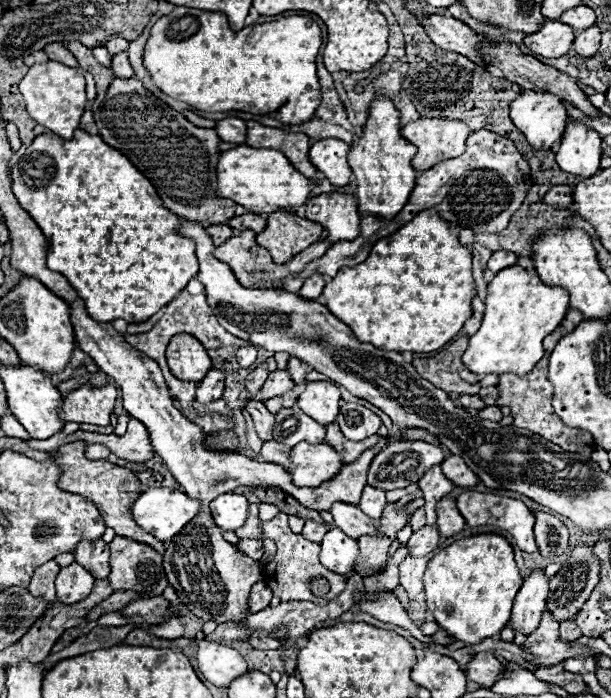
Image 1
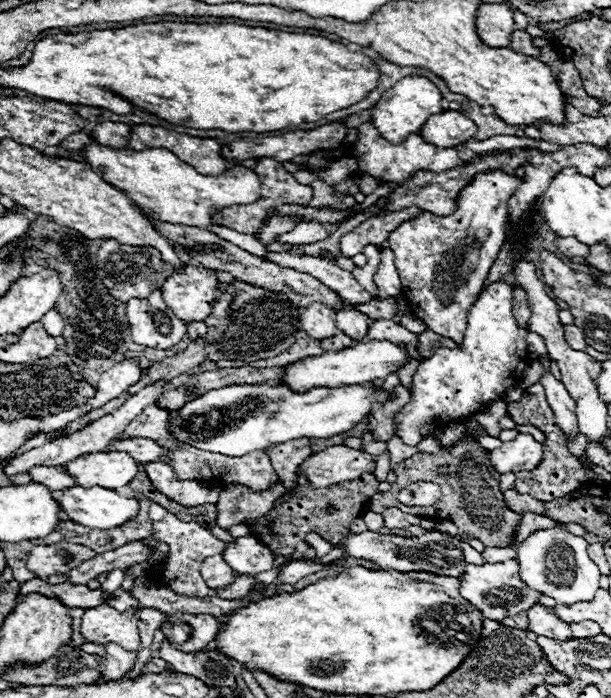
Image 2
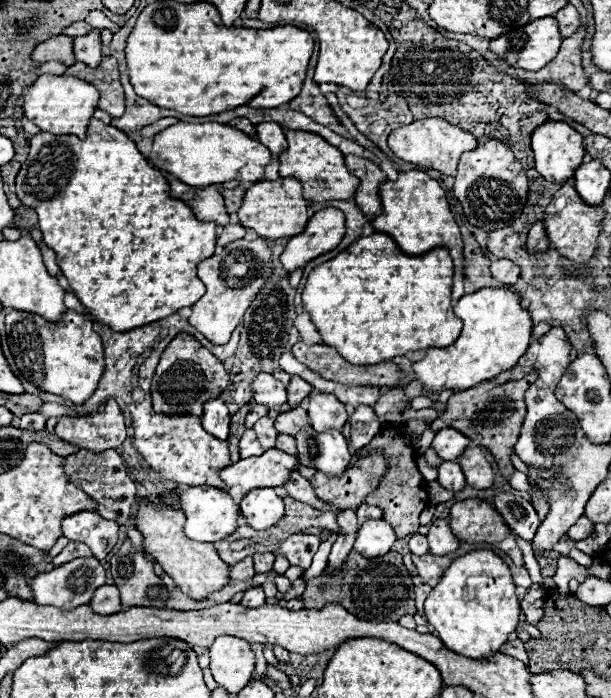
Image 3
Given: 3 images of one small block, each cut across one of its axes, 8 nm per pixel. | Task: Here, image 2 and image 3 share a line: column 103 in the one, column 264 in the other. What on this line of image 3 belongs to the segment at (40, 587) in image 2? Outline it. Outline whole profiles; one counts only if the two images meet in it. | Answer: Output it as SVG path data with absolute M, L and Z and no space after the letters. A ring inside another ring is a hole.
M252 588L252 590L246 590L244 598L242 598L242 606L246 608L257 608L262 606L266 602L266 594L262 588Z

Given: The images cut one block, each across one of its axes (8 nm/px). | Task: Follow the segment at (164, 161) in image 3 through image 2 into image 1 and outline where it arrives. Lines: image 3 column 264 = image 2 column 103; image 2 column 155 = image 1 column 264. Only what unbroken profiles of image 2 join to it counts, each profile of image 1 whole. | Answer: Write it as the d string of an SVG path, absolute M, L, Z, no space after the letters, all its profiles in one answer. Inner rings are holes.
M246 144L236 146L232 150L224 150L220 154L216 176L218 176L216 194L220 198L230 198L236 204L242 204L244 208L248 208L248 212L256 212L260 216L268 216L272 214L272 210L278 210L278 208L298 210L302 204L308 202L308 194L316 184L310 178L302 176L282 152L250 148Z

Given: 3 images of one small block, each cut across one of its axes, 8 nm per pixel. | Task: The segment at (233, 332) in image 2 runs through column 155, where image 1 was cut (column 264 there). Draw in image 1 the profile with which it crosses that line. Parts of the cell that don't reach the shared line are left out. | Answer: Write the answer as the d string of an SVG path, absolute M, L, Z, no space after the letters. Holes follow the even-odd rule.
M260 364L256 370L250 372L250 376L246 378L248 398L254 398L254 396L260 392L260 388L262 388L264 382L266 382L266 376L268 376L268 368L266 368L266 364Z

